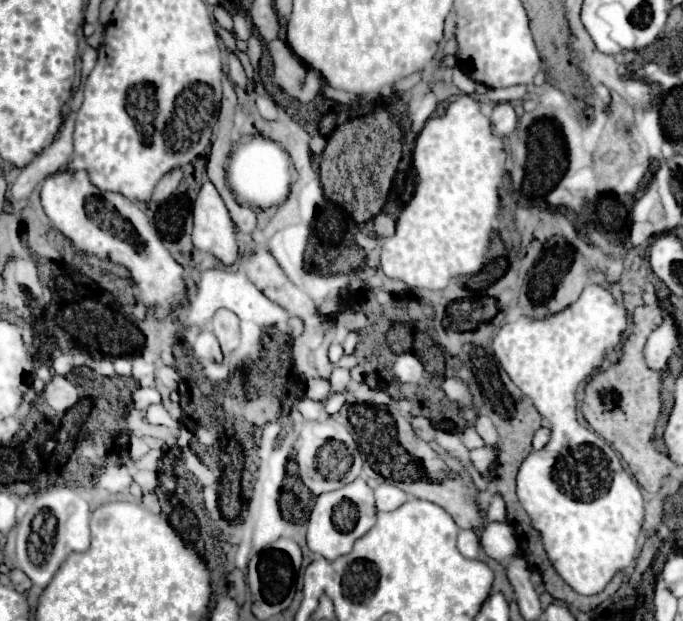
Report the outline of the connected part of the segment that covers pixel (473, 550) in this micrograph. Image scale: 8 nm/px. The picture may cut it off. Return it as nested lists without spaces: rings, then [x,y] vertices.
[[[460,530],[458,534],[458,550],[466,558],[478,558],[480,554],[480,538],[474,530]]]

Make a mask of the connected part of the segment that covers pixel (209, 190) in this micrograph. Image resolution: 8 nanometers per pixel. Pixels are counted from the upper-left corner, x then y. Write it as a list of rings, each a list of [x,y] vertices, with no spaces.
[[[206,182],[199,191],[192,207],[193,227],[192,236],[190,236],[190,244],[194,244],[198,251],[203,253],[214,254],[220,260],[220,268],[222,266],[232,266],[238,258],[238,230],[228,214],[228,208],[224,206],[220,194],[216,192],[212,182]]]

